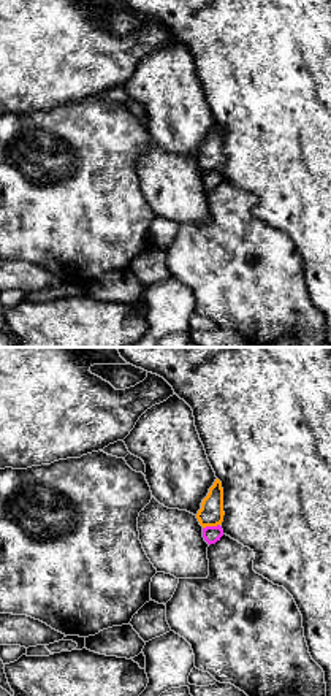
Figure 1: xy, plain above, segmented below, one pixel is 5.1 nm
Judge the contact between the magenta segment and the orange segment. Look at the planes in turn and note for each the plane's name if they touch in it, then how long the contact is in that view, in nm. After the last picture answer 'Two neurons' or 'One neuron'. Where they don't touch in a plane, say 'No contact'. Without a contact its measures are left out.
Touches magenta in xy. Shared border 90 nm

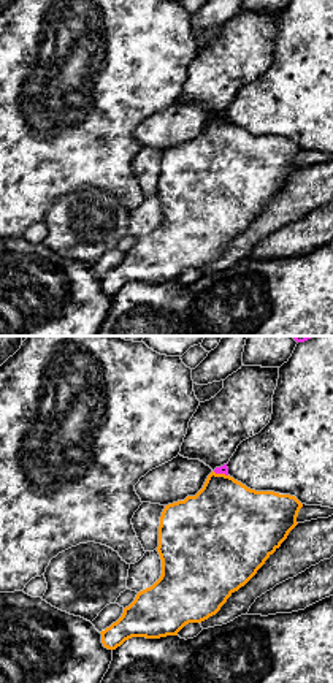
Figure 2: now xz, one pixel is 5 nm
Touches magenta in xz. Shared border 80 nm

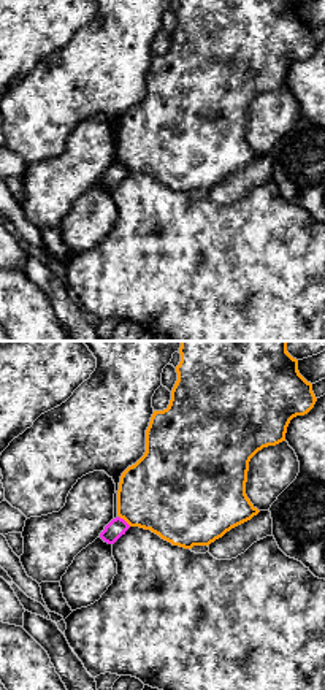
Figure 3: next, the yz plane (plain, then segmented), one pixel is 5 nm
Touches magenta in yz. Shared border 80 nm

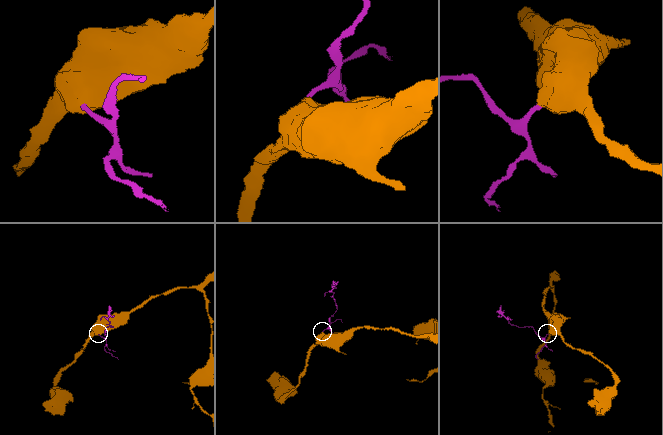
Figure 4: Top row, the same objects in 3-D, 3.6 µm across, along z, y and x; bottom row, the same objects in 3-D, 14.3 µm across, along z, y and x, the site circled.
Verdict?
Two neurons

